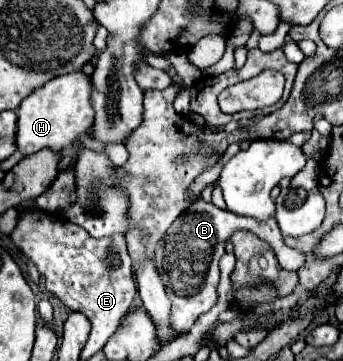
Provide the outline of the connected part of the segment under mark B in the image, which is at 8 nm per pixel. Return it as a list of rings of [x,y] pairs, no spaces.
[[[196,199],[184,213],[178,217],[166,235],[158,241],[156,245],[156,265],[158,273],[162,273],[162,281],[166,285],[166,291],[172,297],[172,315],[170,315],[170,325],[176,329],[178,335],[190,331],[194,321],[212,309],[216,303],[216,287],[220,281],[220,269],[218,261],[226,253],[226,241],[232,237],[236,231],[250,231],[258,235],[260,239],[268,241],[272,249],[278,255],[278,261],[282,269],[296,271],[302,265],[302,255],[296,249],[290,249],[284,243],[284,237],[280,233],[280,227],[274,217],[268,221],[258,221],[252,217],[240,217],[236,213],[230,213],[226,209],[218,209],[214,203],[206,203],[204,199]]]

